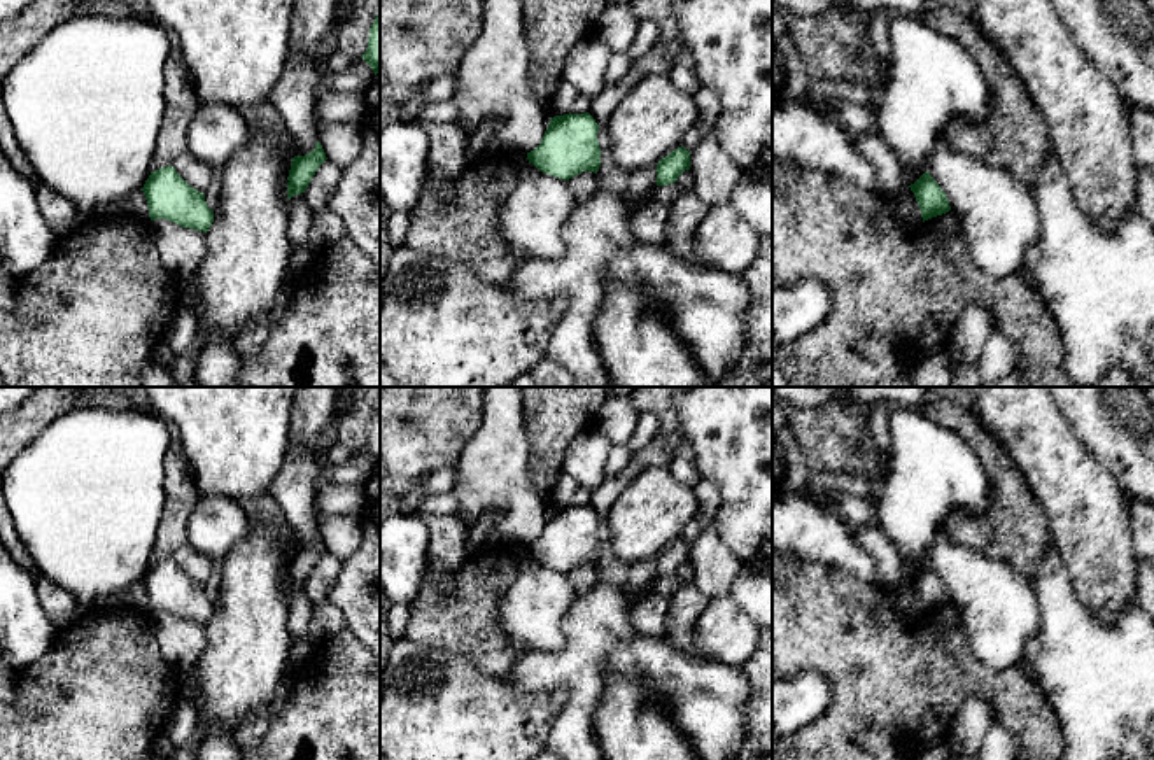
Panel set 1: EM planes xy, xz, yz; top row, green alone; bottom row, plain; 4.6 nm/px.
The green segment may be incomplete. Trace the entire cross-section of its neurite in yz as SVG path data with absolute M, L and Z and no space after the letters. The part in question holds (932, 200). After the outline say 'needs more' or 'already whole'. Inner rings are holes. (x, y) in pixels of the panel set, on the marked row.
M925 172L914 184L909 186L916 196L921 210L923 222L942 215L951 210L946 193L933 180L933 177Z | already whole

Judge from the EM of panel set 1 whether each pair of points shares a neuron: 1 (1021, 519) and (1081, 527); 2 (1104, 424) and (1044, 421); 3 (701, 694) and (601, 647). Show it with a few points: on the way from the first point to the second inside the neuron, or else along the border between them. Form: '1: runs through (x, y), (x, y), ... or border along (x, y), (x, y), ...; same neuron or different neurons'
1: border along (1028, 485), (1041, 506), (1051, 541); different neurons
2: border along (1056, 405), (1074, 435), (1093, 454); different neurons
3: runs through (676, 678), (657, 662), (626, 652); same neuron

